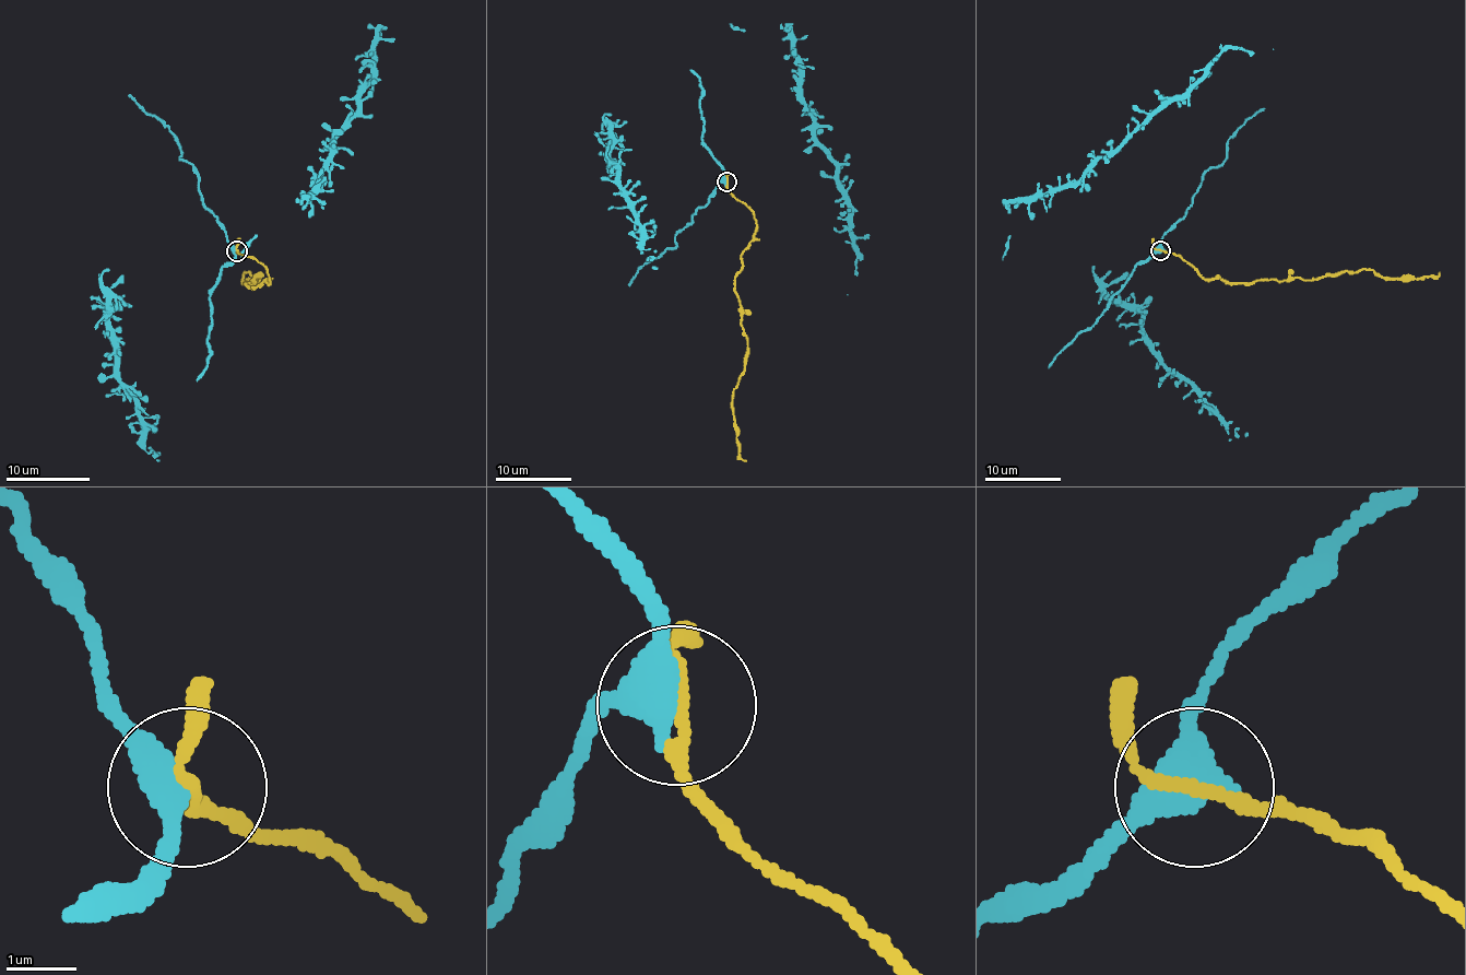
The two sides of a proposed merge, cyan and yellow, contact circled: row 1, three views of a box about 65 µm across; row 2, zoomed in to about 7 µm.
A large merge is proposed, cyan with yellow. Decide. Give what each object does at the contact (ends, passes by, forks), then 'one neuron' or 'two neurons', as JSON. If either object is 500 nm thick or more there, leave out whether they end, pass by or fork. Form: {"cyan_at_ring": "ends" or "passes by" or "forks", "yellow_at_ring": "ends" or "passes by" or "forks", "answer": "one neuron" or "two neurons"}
{"cyan_at_ring": "passes by", "yellow_at_ring": "passes by", "answer": "one neuron"}

